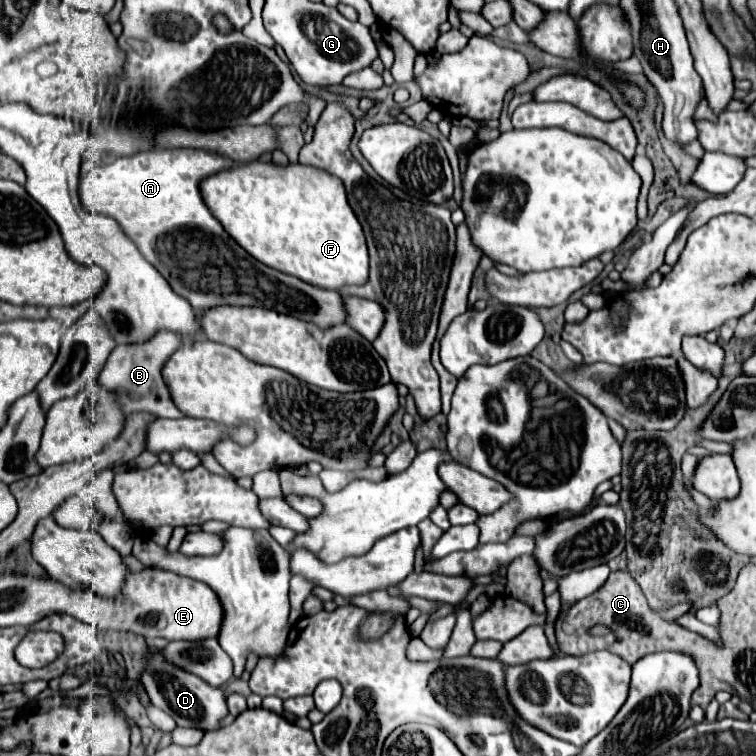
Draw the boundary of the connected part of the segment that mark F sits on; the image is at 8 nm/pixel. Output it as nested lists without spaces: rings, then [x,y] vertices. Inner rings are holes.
[[[251,162],[247,166],[235,166],[231,170],[223,170],[215,176],[209,176],[201,182],[201,194],[205,198],[205,202],[209,204],[209,210],[215,214],[215,218],[223,224],[223,228],[253,256],[257,258],[259,262],[267,264],[269,268],[275,268],[279,272],[285,272],[285,274],[291,274],[295,278],[301,278],[303,282],[309,282],[313,286],[319,286],[319,288],[325,288],[325,290],[339,290],[339,286],[349,286],[349,284],[355,284],[355,286],[363,286],[367,280],[369,280],[369,254],[367,254],[367,246],[365,246],[365,236],[363,236],[363,228],[359,224],[359,220],[355,218],[351,206],[347,204],[347,196],[345,196],[345,188],[343,188],[343,182],[319,168],[313,168],[313,166],[301,166],[301,164],[289,164],[289,166],[275,166],[275,164],[265,164],[265,162]]]

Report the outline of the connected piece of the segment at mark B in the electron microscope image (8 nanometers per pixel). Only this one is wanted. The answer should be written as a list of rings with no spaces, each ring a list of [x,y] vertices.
[[[159,332],[155,338],[151,338],[145,344],[131,344],[131,346],[115,346],[115,350],[109,354],[101,374],[99,384],[105,390],[111,390],[117,398],[117,404],[121,406],[123,414],[129,416],[133,412],[149,412],[157,418],[181,418],[183,414],[173,404],[165,380],[161,376],[161,368],[169,360],[169,356],[181,346],[181,338],[173,332]]]

